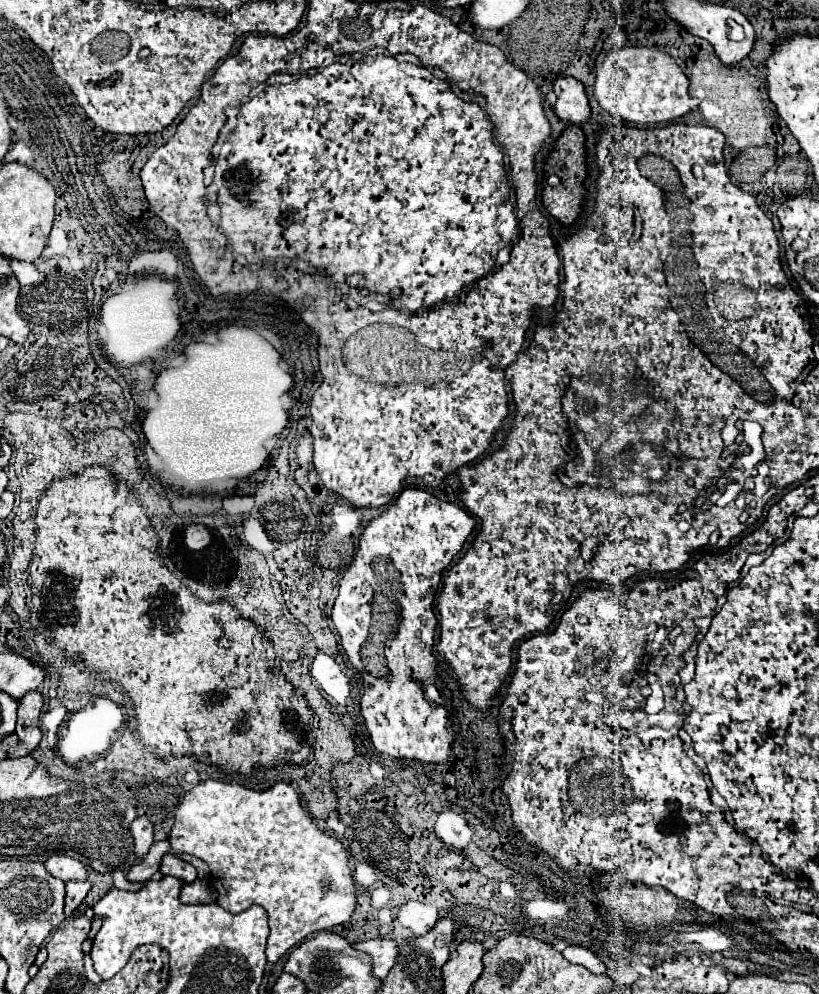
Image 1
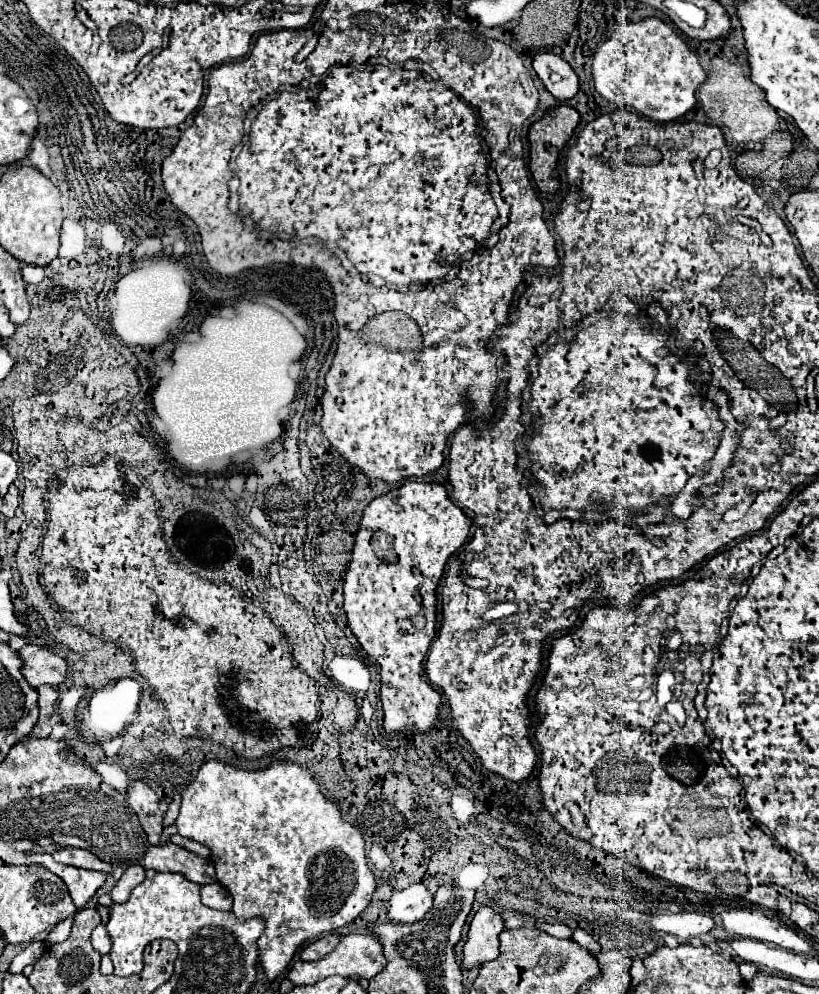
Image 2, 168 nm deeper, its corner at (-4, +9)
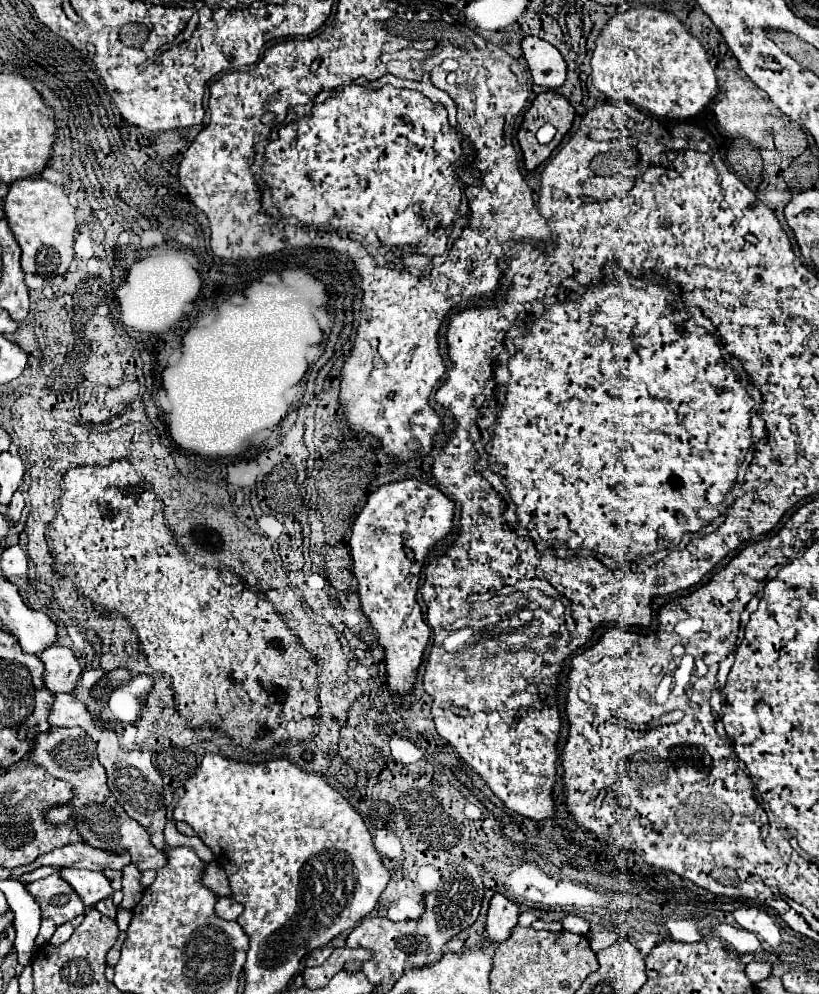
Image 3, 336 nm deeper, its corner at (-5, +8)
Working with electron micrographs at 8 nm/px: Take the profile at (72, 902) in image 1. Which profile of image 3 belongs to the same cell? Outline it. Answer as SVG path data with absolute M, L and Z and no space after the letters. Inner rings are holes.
M59 869L57 875L63 877L75 889L75 893L81 897L83 905L87 905L87 907L93 907L95 903L111 897L111 893L113 893L111 881L103 873L97 873L97 871Z

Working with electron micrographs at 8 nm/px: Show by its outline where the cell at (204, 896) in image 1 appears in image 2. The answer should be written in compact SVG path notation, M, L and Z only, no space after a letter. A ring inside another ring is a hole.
M212 882L212 884L202 886L200 892L202 892L202 902L204 902L208 908L226 910L226 912L232 910L232 896L230 896L228 890L226 890L224 886L220 886L218 882Z

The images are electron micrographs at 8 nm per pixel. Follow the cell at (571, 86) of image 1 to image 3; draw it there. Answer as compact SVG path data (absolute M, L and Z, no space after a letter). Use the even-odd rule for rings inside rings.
M525 37L521 47L535 85L545 89L559 89L565 83L567 65L551 43L537 37Z

